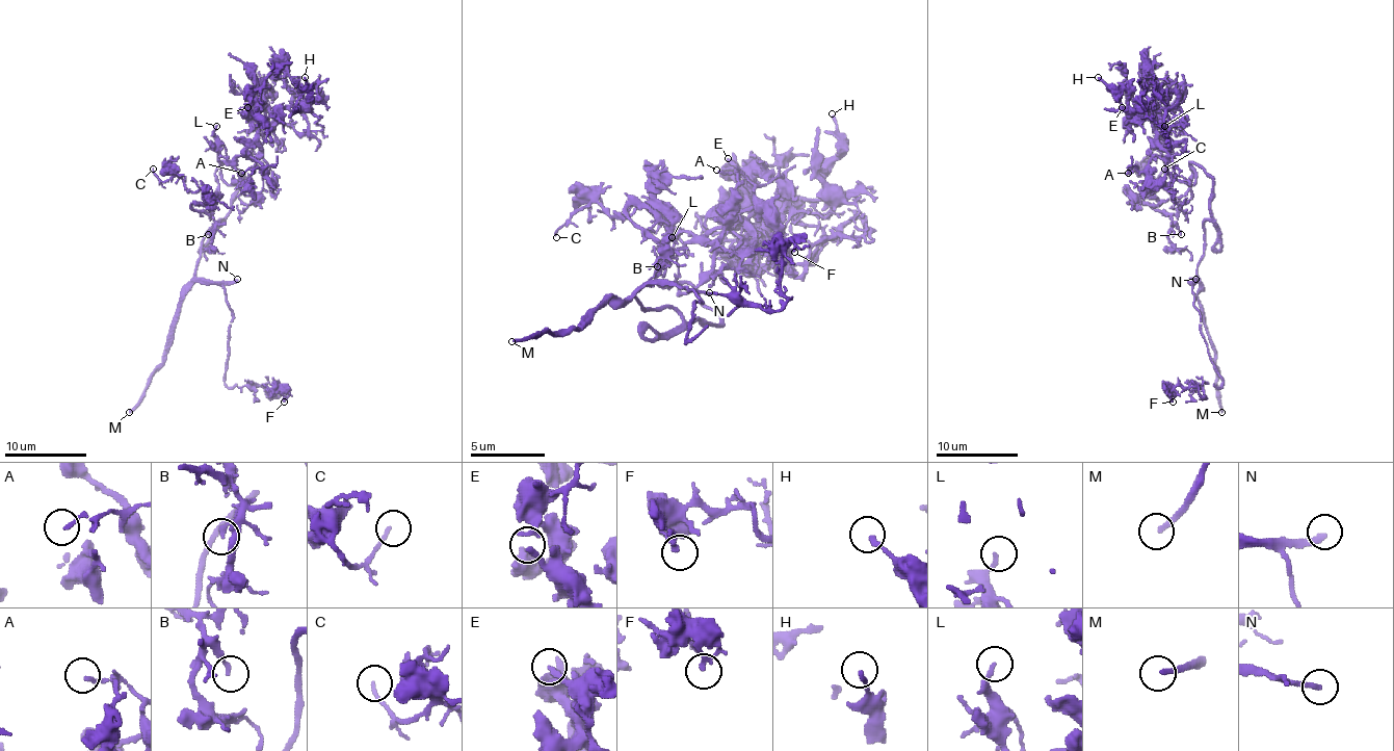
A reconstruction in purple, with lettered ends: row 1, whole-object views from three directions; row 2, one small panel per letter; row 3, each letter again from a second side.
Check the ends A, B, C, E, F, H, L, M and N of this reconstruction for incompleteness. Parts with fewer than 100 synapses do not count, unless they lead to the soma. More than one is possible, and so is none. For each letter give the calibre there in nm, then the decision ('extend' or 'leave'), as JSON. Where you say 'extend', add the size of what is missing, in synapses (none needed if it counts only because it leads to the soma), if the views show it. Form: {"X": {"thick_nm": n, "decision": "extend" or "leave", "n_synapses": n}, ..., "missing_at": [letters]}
{"A": {"thick_nm": 140, "decision": "leave"}, "B": {"thick_nm": 160, "decision": "leave"}, "C": {"thick_nm": 130, "decision": "leave"}, "E": {"thick_nm": 220, "decision": "leave"}, "F": {"thick_nm": 160, "decision": "leave"}, "H": {"thick_nm": 190, "decision": "leave"}, "L": {"thick_nm": 170, "decision": "leave"}, "M": {"thick_nm": 200, "decision": "extend"}, "N": {"thick_nm": 240, "decision": "extend", "n_synapses": 750}, "missing_at": ["M", "N"]}

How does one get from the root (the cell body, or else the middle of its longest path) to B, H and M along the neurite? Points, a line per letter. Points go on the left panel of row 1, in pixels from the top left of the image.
B: (222, 217), (243, 179), (229, 162), (214, 173), (220, 196), (210, 203), (214, 226), (208, 234)
H: (222, 217), (243, 177), (220, 166), (229, 185), (250, 177), (261, 124), (305, 107), (296, 107), (305, 77)
M: (222, 217), (202, 242), (196, 281), (182, 302), (163, 363), (151, 374), (145, 395), (129, 412)

